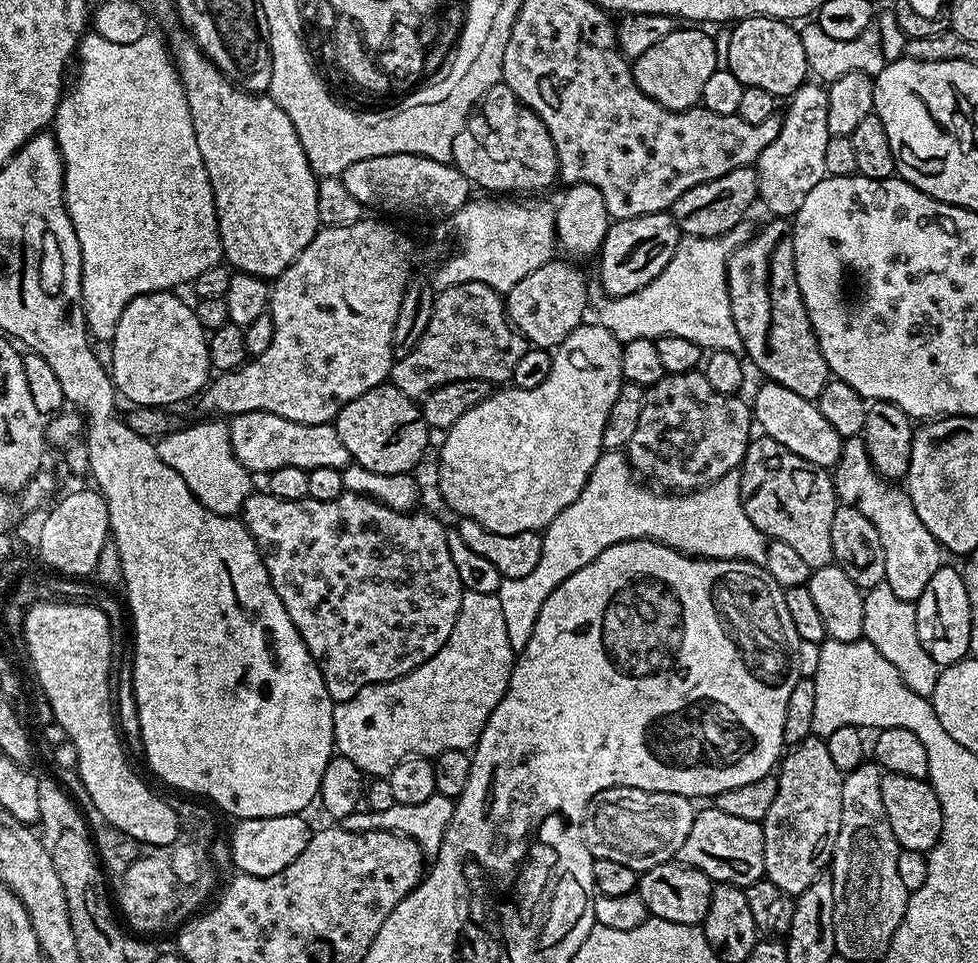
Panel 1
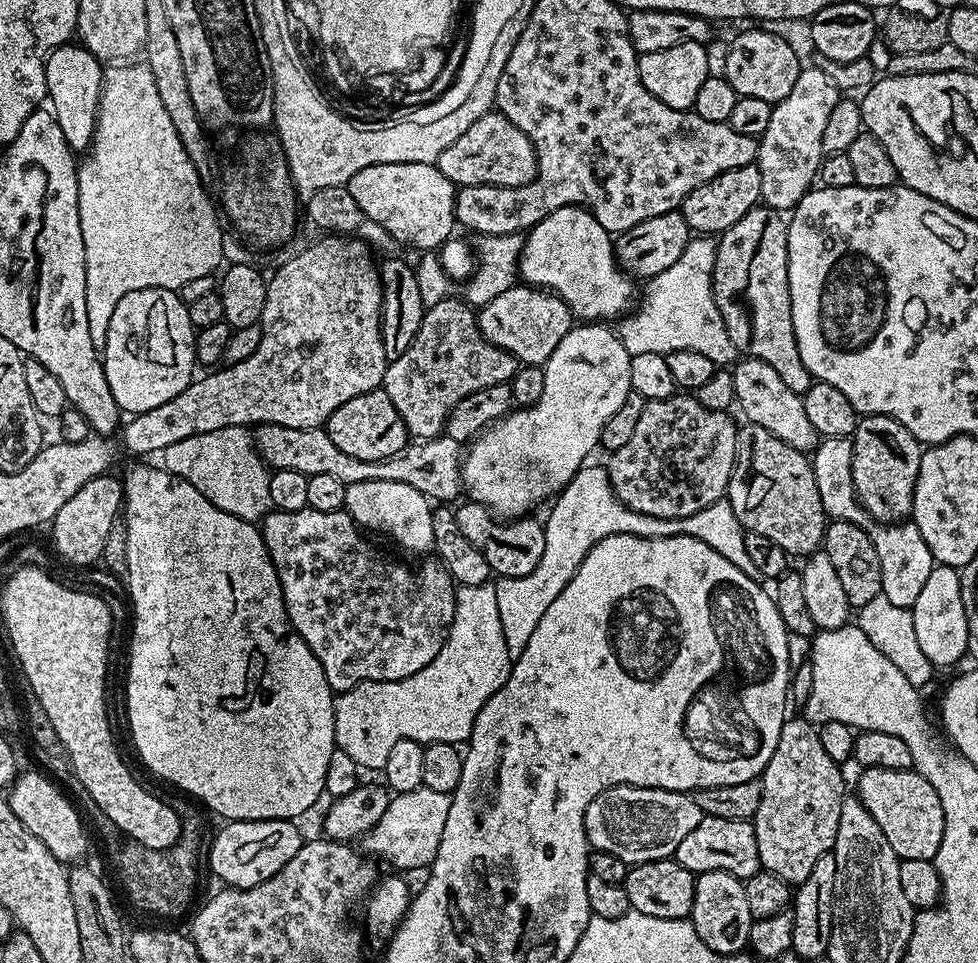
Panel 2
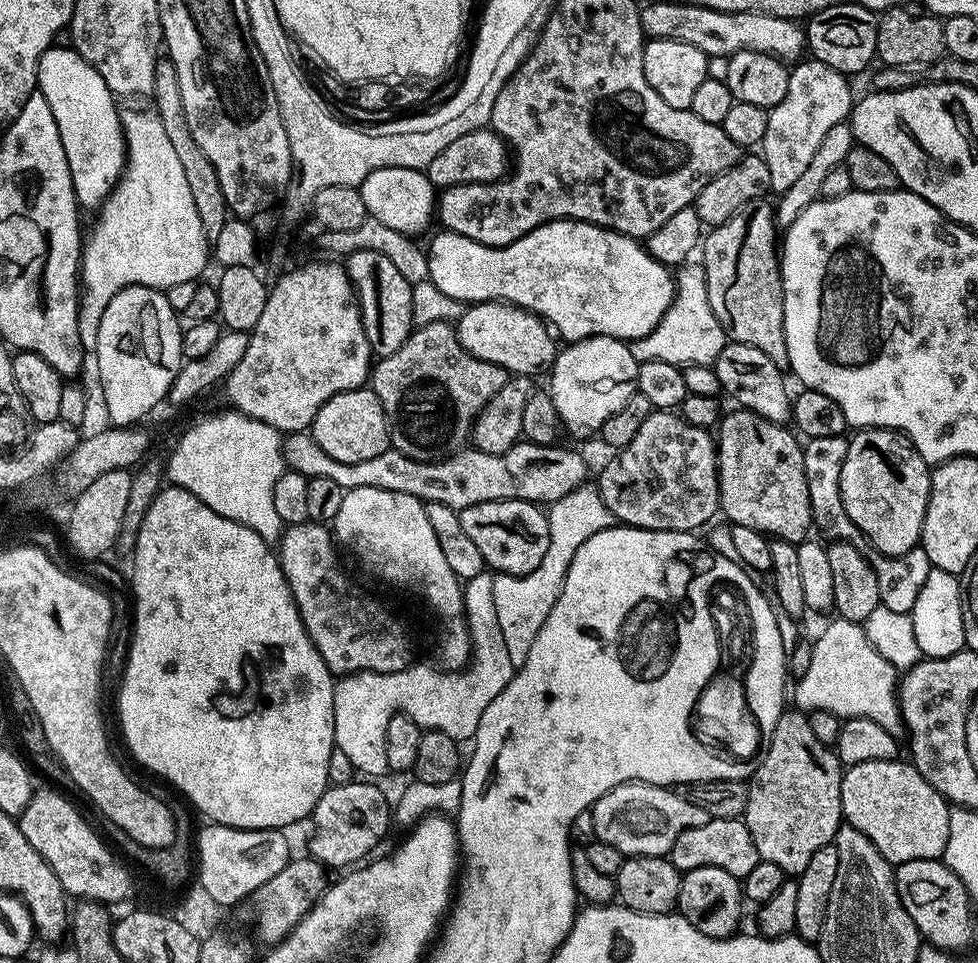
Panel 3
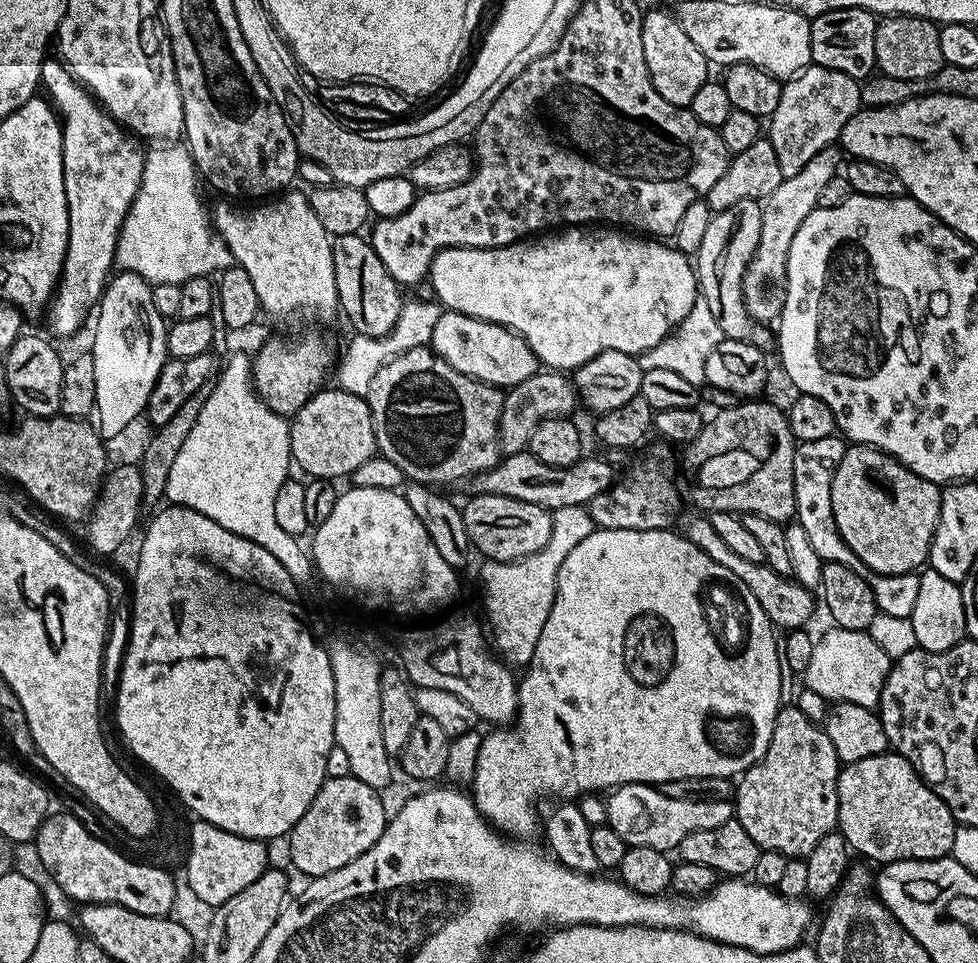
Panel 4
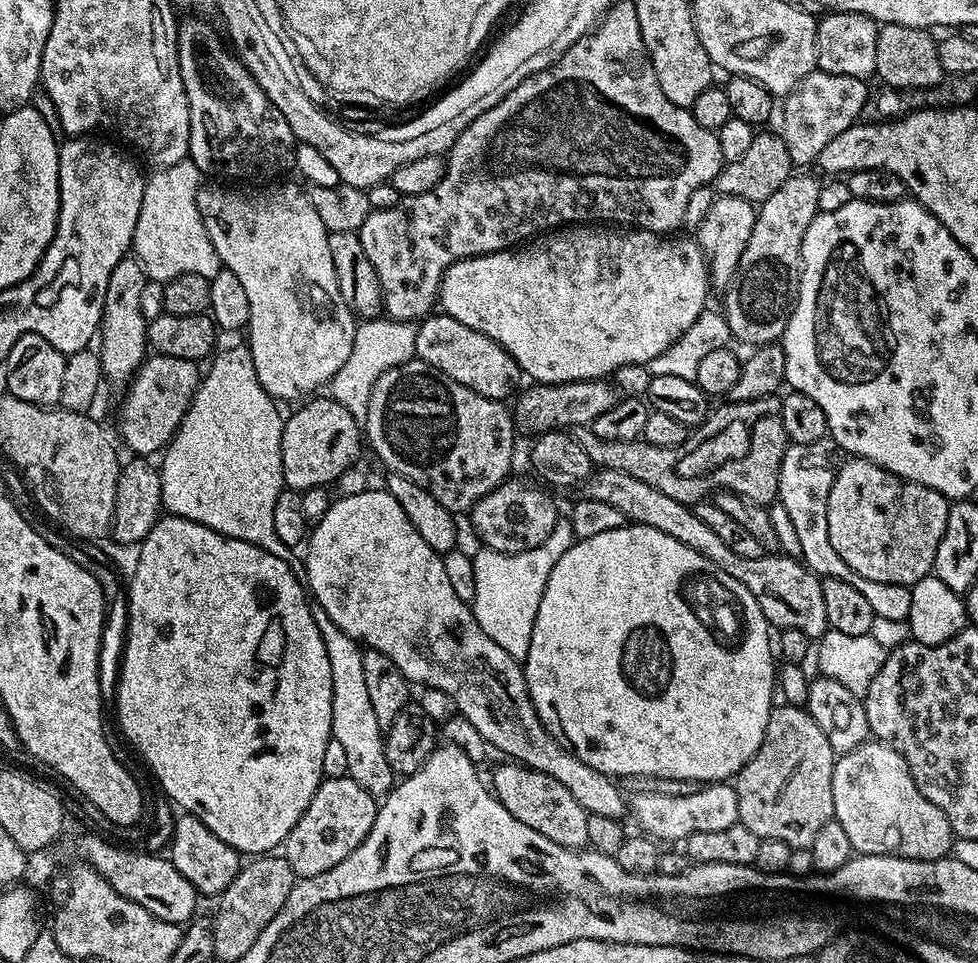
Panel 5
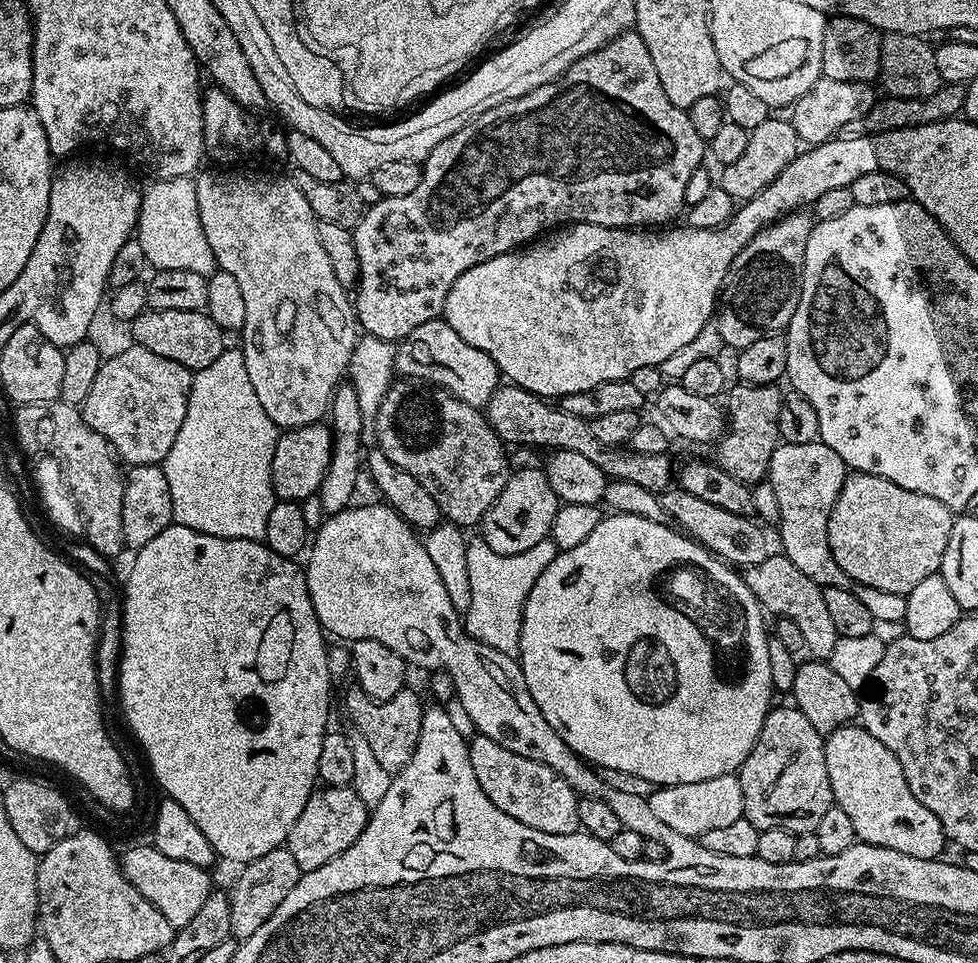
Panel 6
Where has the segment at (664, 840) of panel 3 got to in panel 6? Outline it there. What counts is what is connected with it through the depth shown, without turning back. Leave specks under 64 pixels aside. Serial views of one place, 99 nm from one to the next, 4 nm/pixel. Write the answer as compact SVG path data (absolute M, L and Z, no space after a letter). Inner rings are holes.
M739 775L719 776L706 782L686 782L660 786L648 797L650 810L654 810L654 818L666 822L670 830L678 830L678 834L699 838L706 830L714 830L726 826L729 822L738 822L744 814L742 802L742 786Z

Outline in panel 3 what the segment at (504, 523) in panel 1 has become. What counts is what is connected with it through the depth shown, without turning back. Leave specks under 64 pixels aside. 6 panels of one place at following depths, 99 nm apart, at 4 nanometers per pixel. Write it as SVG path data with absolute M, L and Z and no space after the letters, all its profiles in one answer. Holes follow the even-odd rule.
M591 336L561 347L556 353L556 363L550 369L550 391L563 431L572 436L595 437L606 418L618 414L637 392L639 369L631 347L625 341L609 336Z

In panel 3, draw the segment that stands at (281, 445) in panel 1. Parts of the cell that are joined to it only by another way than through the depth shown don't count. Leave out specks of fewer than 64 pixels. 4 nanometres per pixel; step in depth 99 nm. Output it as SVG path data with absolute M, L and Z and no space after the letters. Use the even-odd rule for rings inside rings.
M307 431L287 433L282 443L285 465L303 476L325 476L346 490L377 487L379 490L398 491L423 502L450 506L455 512L461 512L466 506L478 506L478 502L499 500L525 500L531 504L551 506L558 502L558 498L566 498L566 494L578 490L589 479L588 464L582 453L551 444L517 442L501 456L468 446L445 460L406 458L406 454L390 446L375 458L366 458L366 462L334 462L334 458L330 458Z

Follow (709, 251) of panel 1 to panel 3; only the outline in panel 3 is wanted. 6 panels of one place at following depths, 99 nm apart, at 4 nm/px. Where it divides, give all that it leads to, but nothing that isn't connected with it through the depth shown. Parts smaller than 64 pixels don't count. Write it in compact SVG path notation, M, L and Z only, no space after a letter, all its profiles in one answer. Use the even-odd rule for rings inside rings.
M685 263L675 273L676 297L666 310L662 322L658 322L658 326L650 334L631 341L630 347L637 364L661 360L677 366L690 364L712 366L722 352L726 343L724 327L718 322L710 306L703 263L692 263Z

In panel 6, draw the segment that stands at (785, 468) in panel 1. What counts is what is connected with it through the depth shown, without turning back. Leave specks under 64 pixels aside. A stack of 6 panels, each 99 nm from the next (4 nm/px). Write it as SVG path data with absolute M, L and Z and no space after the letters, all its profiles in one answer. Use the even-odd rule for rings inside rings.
M511 382L501 383L486 406L488 424L499 434L505 445L529 444L532 448L543 450L574 450L594 462L604 471L605 476L613 480L634 482L634 486L646 486L646 490L657 494L663 493L673 483L674 464L668 461L665 454L638 454L631 450L621 450L598 442L590 434L588 421L578 418L578 414L566 414L563 406L551 408L549 401L536 396L525 388L519 388ZM736 382L726 392L726 431L715 445L714 462L726 474L734 474L746 485L755 486L768 475L770 458L781 443L778 430L778 410L782 392L775 384L746 384ZM672 480L672 481L671 481Z

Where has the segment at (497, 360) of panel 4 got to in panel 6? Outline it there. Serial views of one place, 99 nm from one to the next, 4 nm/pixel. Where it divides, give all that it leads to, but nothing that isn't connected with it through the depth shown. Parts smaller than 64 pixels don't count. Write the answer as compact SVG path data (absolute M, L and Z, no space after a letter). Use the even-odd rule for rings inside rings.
M443 318L422 322L422 326L414 326L408 337L399 341L395 371L401 377L445 388L447 392L454 394L454 398L479 409L488 405L502 383L494 358L478 350L478 346L470 346L470 342L462 339L454 331L454 326L447 324Z

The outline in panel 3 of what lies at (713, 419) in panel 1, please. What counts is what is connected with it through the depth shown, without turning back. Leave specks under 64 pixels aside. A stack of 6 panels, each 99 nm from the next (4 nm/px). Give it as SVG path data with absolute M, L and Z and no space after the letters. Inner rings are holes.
M654 410L642 422L634 442L619 449L616 456L600 472L598 487L602 502L610 510L613 521L630 528L655 532L690 532L712 520L720 512L720 471L716 465L716 436L709 429L690 426L676 410Z

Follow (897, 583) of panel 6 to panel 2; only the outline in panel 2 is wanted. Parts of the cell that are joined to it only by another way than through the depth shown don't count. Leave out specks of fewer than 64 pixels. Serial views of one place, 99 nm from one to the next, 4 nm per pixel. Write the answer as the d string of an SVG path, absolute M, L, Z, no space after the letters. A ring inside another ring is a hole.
M861 415L852 436L852 449L854 490L861 506L881 524L907 521L912 514L914 486L918 482L920 441L894 418Z

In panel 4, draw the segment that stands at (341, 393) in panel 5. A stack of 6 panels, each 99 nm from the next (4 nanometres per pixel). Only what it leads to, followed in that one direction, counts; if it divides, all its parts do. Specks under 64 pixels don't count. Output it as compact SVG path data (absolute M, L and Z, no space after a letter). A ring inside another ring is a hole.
M410 298L399 311L398 321L395 322L390 335L353 335L336 368L337 385L348 393L367 397L369 384L382 365L396 356L401 356L407 350L427 347L431 343L434 327L441 318L441 311L441 305L437 301Z

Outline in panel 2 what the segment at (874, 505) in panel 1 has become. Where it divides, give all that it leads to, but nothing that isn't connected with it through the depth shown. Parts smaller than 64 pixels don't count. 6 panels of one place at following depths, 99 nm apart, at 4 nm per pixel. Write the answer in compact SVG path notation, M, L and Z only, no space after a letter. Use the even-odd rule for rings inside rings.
M825 436L811 453L814 482L818 482L818 498L822 498L825 517L829 521L841 520L854 522L874 542L874 550L878 550L878 562L882 562L882 595L890 598L894 606L911 608L918 602L918 594L926 587L930 578L930 570L934 566L930 546L926 546L922 534L918 534L918 526L911 522L881 524L860 504L854 490L852 463L854 450L852 436Z

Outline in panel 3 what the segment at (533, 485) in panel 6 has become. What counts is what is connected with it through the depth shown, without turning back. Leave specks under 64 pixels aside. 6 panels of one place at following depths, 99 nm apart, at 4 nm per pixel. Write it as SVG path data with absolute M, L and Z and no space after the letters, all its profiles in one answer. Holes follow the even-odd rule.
M525 500L478 502L478 506L466 506L459 514L462 530L466 530L474 546L478 546L485 565L493 573L525 576L538 570L542 558L546 558L546 546L550 546L550 526L541 505Z

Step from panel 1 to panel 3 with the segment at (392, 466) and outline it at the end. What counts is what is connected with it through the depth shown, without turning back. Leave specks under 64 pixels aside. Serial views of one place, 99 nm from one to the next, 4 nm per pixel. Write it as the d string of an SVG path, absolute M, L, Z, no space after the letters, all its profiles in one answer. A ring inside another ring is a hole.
M371 386L355 388L342 394L334 394L318 410L310 434L334 462L366 462L390 447L388 419L384 416L382 402Z

